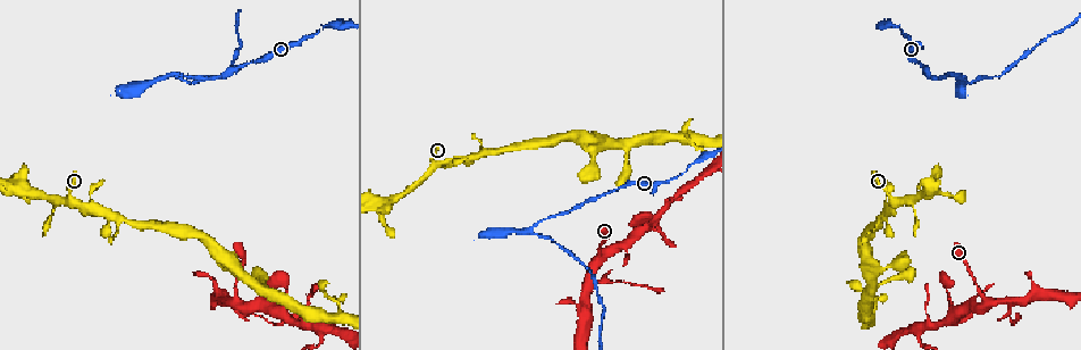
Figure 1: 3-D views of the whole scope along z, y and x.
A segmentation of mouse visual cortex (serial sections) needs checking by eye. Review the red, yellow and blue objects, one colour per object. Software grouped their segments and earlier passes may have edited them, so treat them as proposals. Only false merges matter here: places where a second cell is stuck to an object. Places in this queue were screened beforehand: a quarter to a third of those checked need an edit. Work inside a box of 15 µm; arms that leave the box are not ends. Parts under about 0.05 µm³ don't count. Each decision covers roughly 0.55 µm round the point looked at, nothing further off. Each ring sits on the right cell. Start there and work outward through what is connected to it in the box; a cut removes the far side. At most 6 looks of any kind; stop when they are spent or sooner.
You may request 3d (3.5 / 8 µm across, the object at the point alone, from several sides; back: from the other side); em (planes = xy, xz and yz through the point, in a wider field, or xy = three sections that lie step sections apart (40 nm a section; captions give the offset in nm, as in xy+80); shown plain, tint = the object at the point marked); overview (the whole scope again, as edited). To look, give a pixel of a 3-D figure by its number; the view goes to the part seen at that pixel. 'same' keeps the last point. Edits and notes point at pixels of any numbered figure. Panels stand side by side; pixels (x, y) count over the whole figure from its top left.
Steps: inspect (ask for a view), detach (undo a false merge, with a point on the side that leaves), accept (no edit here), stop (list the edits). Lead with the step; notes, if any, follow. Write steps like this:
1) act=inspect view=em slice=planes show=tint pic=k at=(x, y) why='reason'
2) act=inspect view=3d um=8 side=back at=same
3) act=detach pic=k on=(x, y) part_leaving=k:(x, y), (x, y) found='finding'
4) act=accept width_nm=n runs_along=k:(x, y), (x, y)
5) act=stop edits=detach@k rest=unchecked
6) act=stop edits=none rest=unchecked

act=inspect view=3d um=8 pic=1 at=(165, 75) why='branch point'

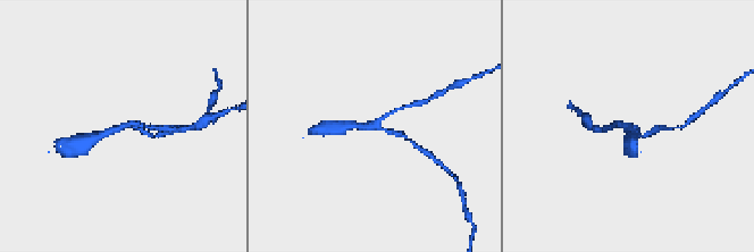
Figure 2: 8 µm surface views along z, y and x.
act=inspect view=3d um=3.5 side=back pic=2 at=(375, 127)

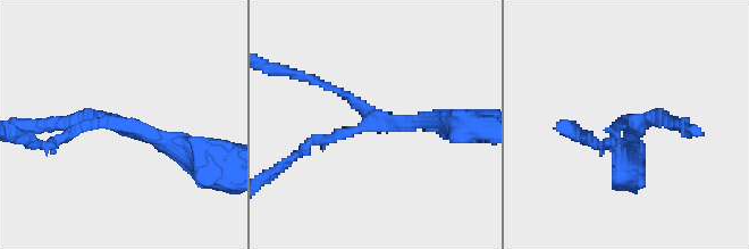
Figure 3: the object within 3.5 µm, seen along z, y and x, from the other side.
act=inspect view=em slice=xy step=2 show=tint pic=3 at=(372, 123) arms=3 arm_widths_nm=150,150,200

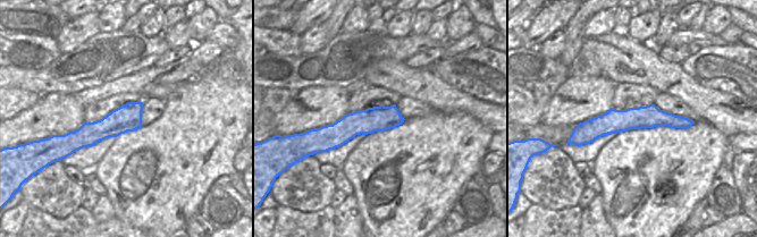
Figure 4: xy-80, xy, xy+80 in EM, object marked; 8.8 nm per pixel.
act=accept runs_along=4:(689, 123), (625, 119), (577, 129) found='one cell here'

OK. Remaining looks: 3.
act=inspect view=3d um=3.5 side=back pic=1 at=(589, 282) why='three-way junction'

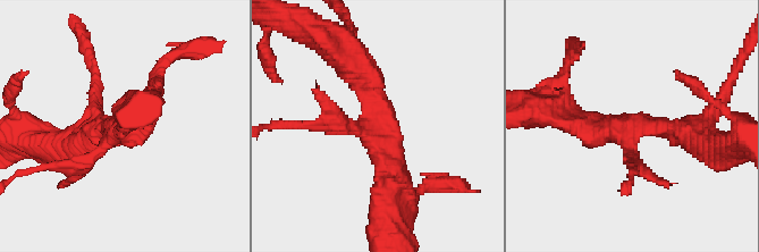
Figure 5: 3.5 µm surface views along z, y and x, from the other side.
act=inspect view=em slice=xy step=2 show=tint pic=5 at=(634, 127) arms=3 arm_widths_nm=200,300,350

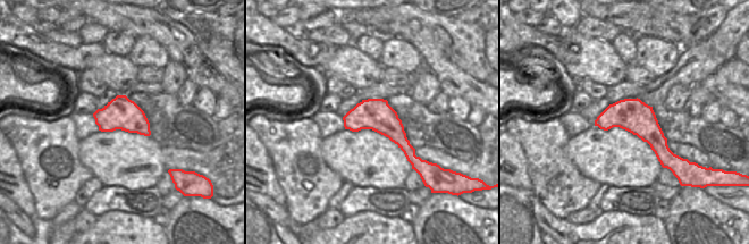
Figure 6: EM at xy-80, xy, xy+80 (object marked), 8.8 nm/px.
act=inspect view=em slice=xy step=5 show=tint at=same why='another direction'

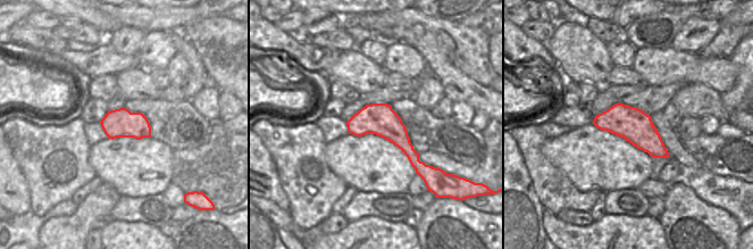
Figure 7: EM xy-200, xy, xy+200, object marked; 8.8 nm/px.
act=detach pic=5 on=(327, 107) found='a second cell is stuck on'

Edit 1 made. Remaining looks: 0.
act=stop edits=detach@5 rest=unchecked

